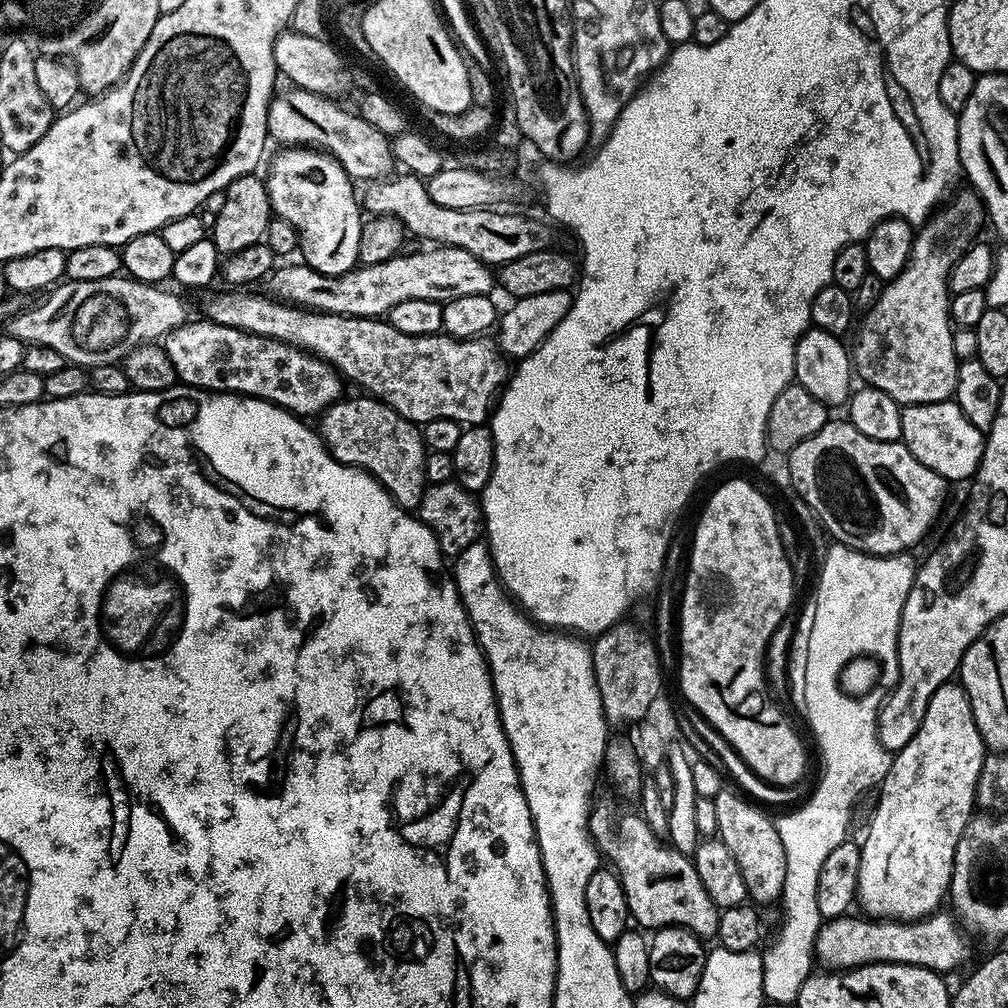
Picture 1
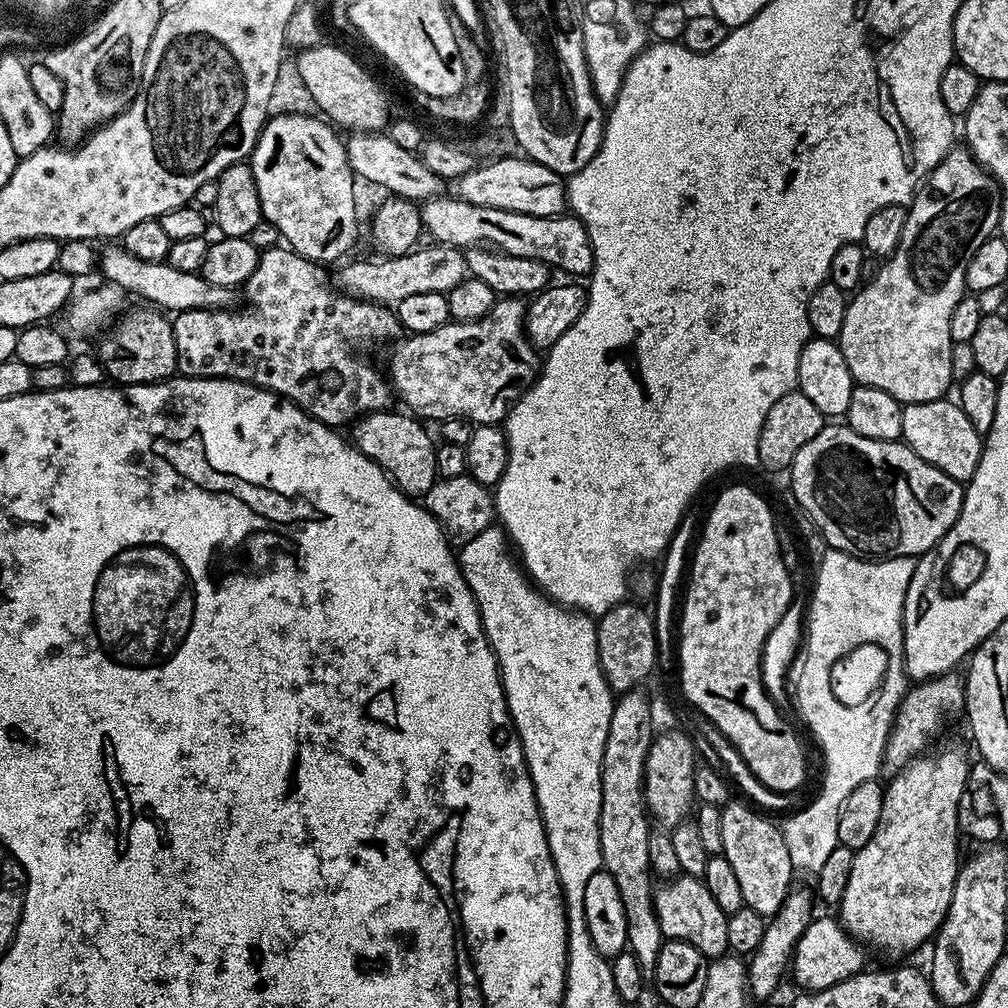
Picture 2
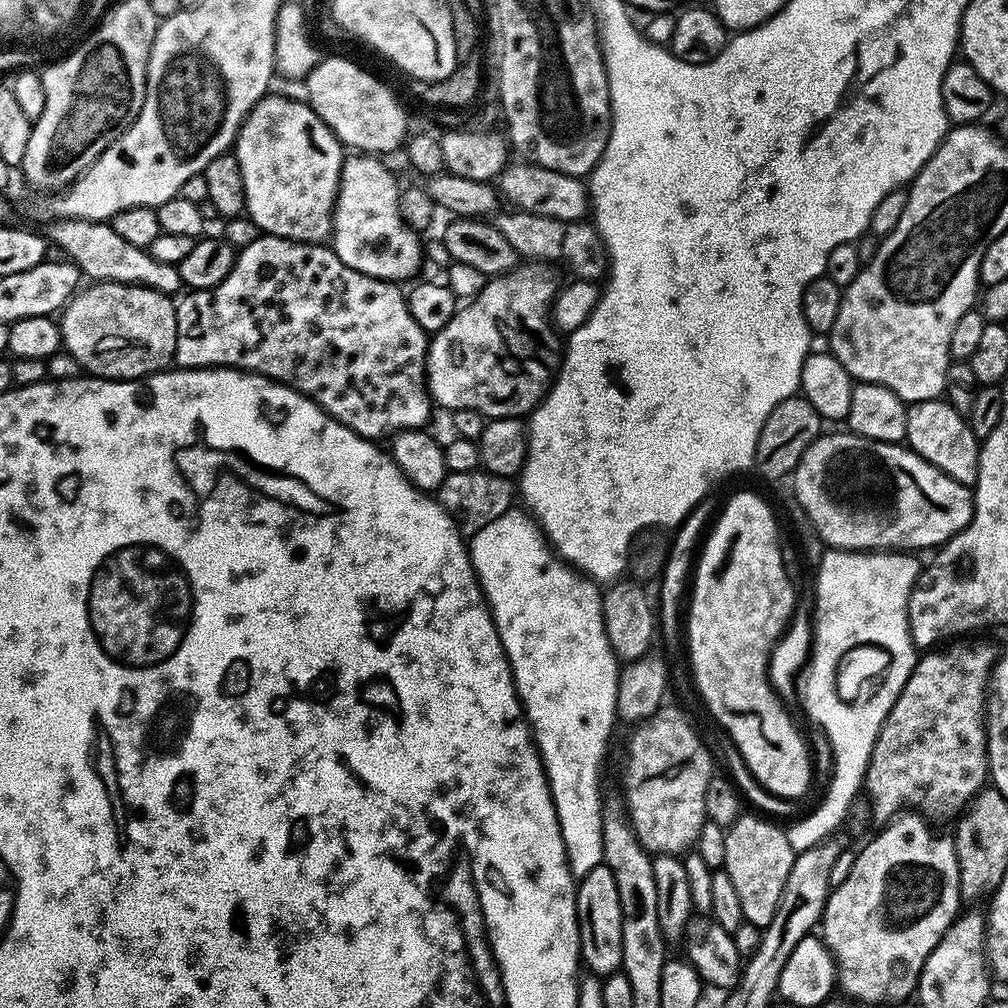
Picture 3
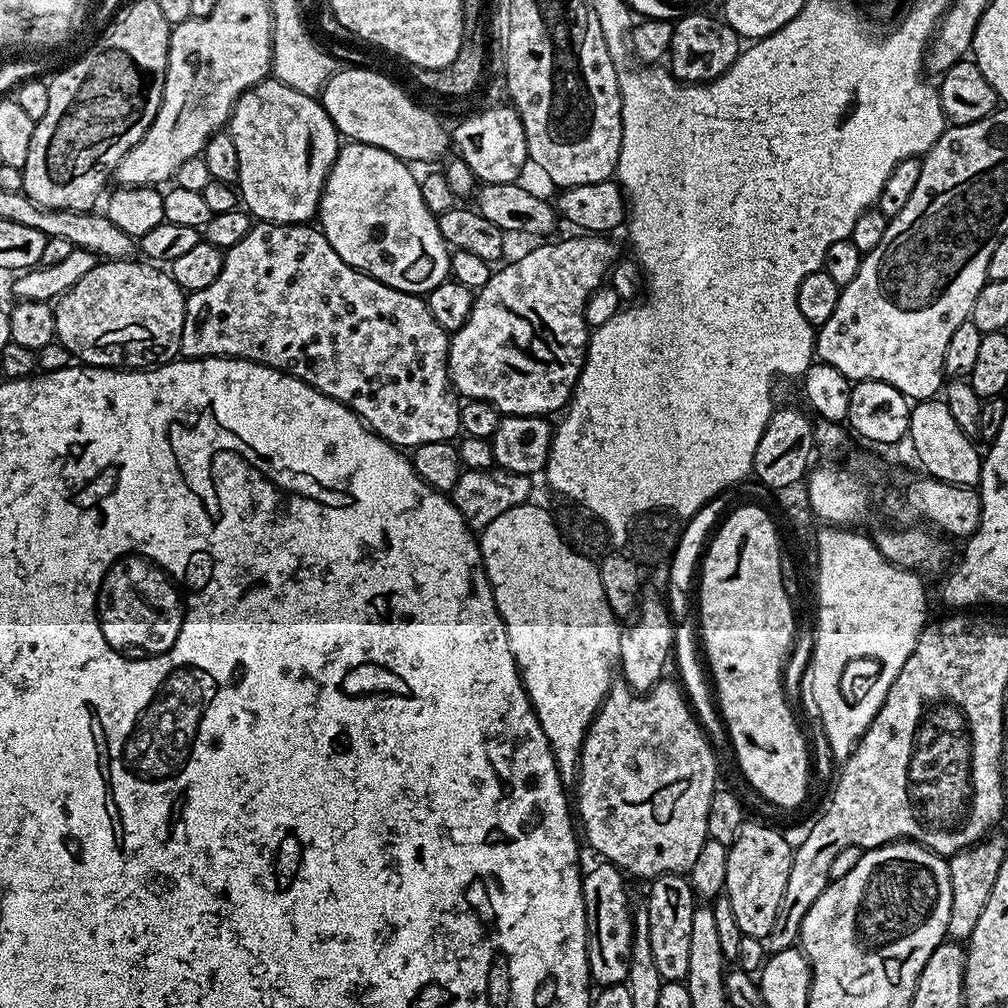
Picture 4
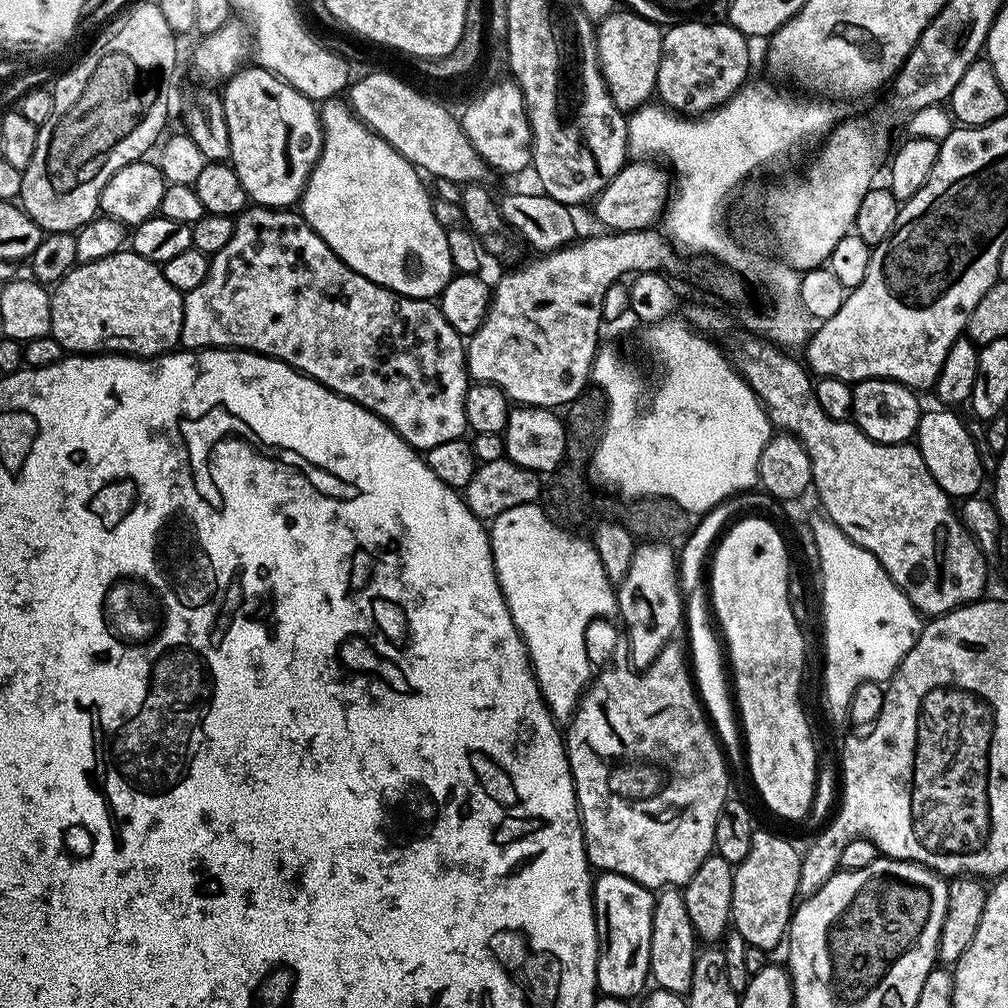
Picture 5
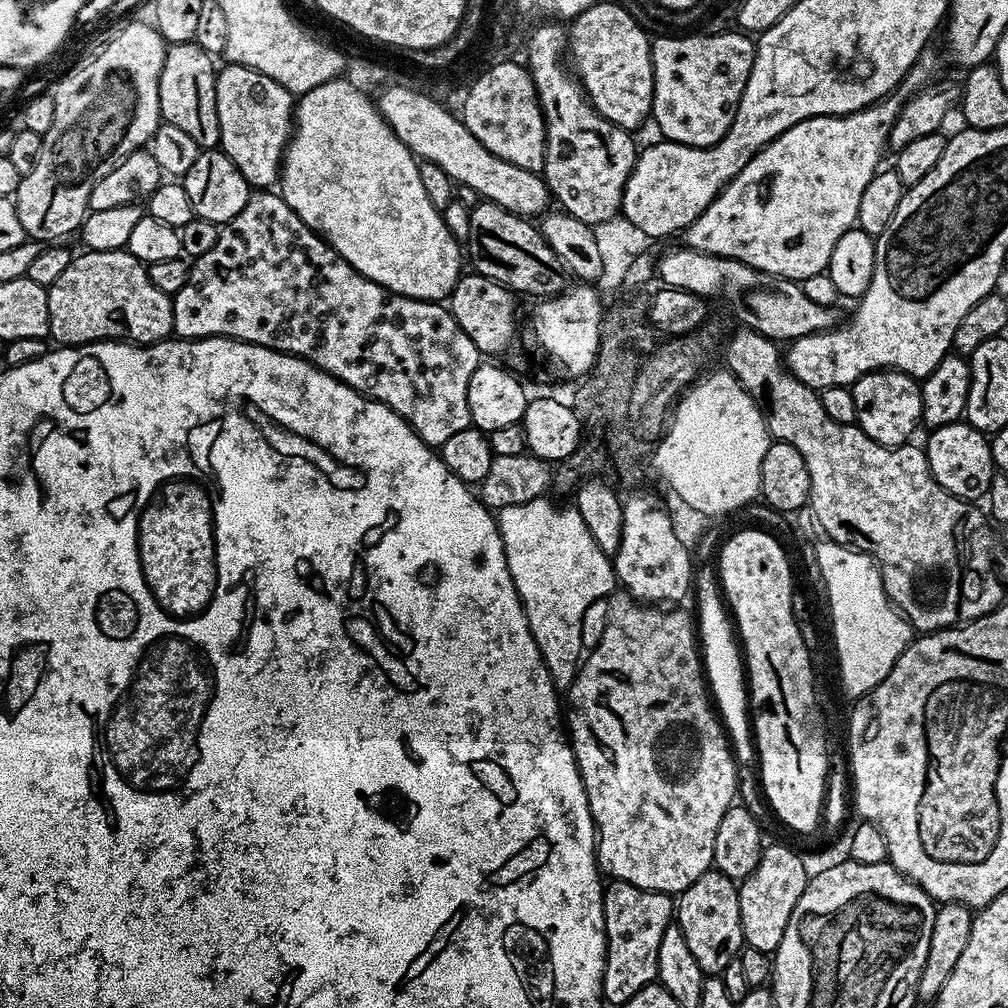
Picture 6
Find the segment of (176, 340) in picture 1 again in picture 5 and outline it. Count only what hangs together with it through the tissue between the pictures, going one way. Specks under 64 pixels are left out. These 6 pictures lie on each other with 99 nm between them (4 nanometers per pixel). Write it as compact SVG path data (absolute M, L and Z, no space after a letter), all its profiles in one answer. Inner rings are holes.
M248 206L235 217L232 225L230 240L226 246L214 253L208 261L208 273L204 281L194 290L183 293L184 297L184 331L183 339L193 340L196 346L231 346L249 352L260 352L263 356L273 356L276 360L284 360L293 368L313 376L320 384L333 388L342 396L348 396L351 400L357 400L363 408L369 408L376 415L391 424L413 448L427 450L442 446L442 442L459 440L465 435L468 428L468 415L464 409L466 394L470 377L468 375L468 358L466 355L466 340L457 334L454 326L446 322L446 318L440 313L439 303L431 299L415 300L413 296L403 296L397 292L391 292L381 284L374 283L370 278L358 274L326 242L313 228L306 223L299 211L275 206Z

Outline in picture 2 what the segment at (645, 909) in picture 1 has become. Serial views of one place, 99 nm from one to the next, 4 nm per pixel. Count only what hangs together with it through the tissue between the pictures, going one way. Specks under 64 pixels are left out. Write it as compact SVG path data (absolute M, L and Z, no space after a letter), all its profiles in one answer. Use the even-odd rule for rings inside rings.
M681 874L661 884L664 885L655 889L653 906L664 939L690 942L694 950L709 958L725 955L728 952L726 926L729 913L724 912L718 902L714 902L714 894L710 894L703 879Z

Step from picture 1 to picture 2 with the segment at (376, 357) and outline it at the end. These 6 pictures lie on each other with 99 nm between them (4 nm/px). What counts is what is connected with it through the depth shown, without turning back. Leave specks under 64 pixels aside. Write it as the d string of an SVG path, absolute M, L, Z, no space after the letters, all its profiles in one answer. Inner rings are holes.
M120 246L108 248L104 253L101 251L98 256L98 268L99 271L104 271L103 279L107 283L124 289L125 293L132 295L133 292L134 295L149 300L152 303L149 305L168 314L189 312L195 308L228 310L235 305L232 303L235 302L237 293L233 289L210 286L210 282L201 278L199 272L174 270L174 266L170 266L167 262L146 262L140 258L134 258ZM500 298L481 320L449 322L429 332L405 335L395 345L397 348L392 352L392 361L386 367L399 403L401 400L409 413L425 421L439 422L462 416L476 426L499 425L507 417L508 409L538 375L538 352L525 332L525 311L523 299Z

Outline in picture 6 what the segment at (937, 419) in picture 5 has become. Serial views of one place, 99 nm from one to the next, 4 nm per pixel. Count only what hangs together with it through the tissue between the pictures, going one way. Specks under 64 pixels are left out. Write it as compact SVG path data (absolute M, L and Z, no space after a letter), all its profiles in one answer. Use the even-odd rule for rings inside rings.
M967 422L944 424L926 443L928 465L937 484L960 500L976 502L989 491L994 471L989 437Z

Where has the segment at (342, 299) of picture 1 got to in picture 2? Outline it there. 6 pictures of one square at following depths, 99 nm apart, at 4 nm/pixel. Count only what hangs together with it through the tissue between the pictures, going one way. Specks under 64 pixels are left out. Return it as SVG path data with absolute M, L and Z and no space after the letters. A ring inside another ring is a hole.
M420 246L403 256L356 260L353 264L345 263L343 265L345 268L340 272L339 287L347 295L355 296L358 300L367 300L385 306L395 306L402 298L410 298L410 294L430 294L431 292L447 294L458 282L466 278L464 252L451 246L431 247Z

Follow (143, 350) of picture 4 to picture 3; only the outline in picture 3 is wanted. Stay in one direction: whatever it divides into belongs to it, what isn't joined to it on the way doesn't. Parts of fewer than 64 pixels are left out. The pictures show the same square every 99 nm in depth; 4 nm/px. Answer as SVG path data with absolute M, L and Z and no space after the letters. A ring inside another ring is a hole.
M105 280L103 282L92 282L83 290L77 291L76 295L68 301L63 309L62 315L59 317L60 339L63 347L68 348L68 352L81 364L85 373L98 376L102 380L138 380L141 376L152 376L155 372L163 372L176 359L176 339L178 338L178 322L176 321L176 305L177 301L173 299L167 292L159 292L153 288L147 288L141 284L119 284L113 280Z

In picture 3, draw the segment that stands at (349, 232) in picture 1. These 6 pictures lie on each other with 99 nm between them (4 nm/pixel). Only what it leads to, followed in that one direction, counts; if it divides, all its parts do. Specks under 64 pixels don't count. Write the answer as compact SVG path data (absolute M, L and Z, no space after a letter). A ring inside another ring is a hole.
M281 94L261 98L244 119L236 135L234 155L242 170L246 214L259 226L261 233L301 240L311 244L327 241L332 234L332 212L340 190L340 171L346 159L340 139L322 122L311 104L291 100Z

